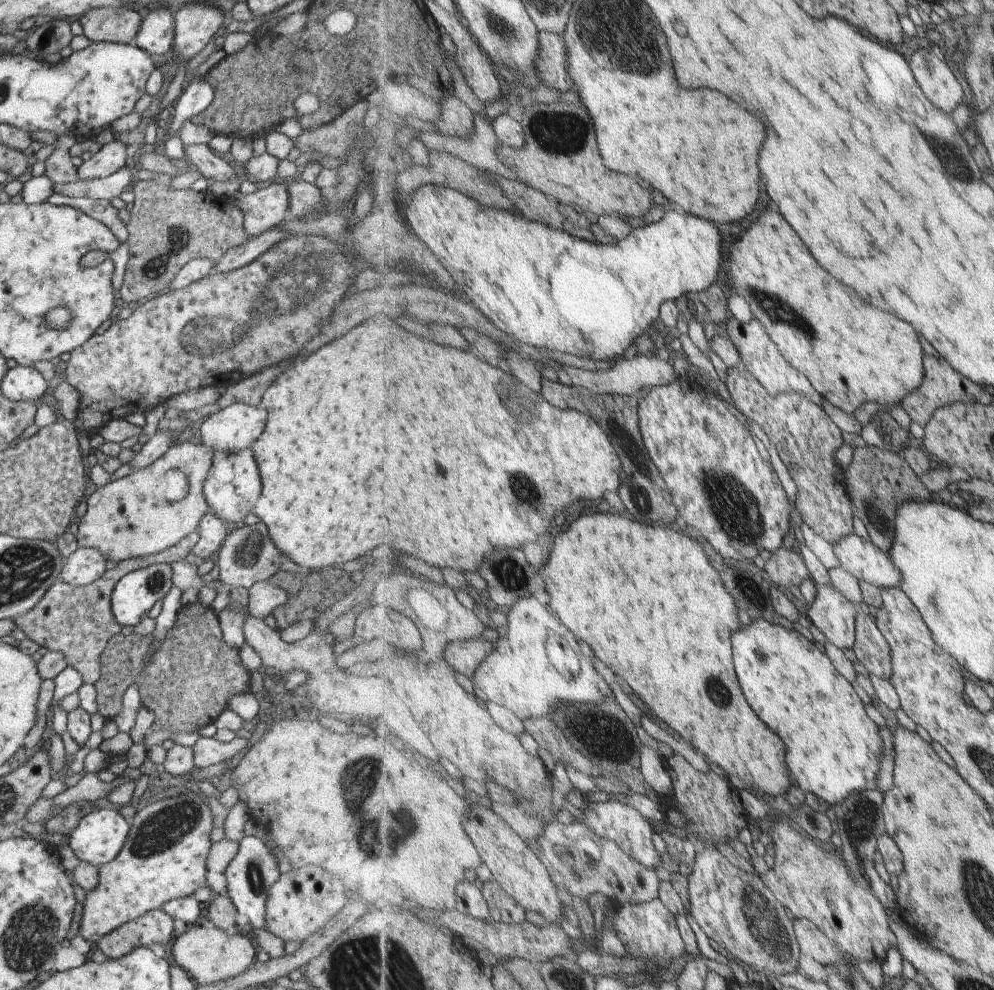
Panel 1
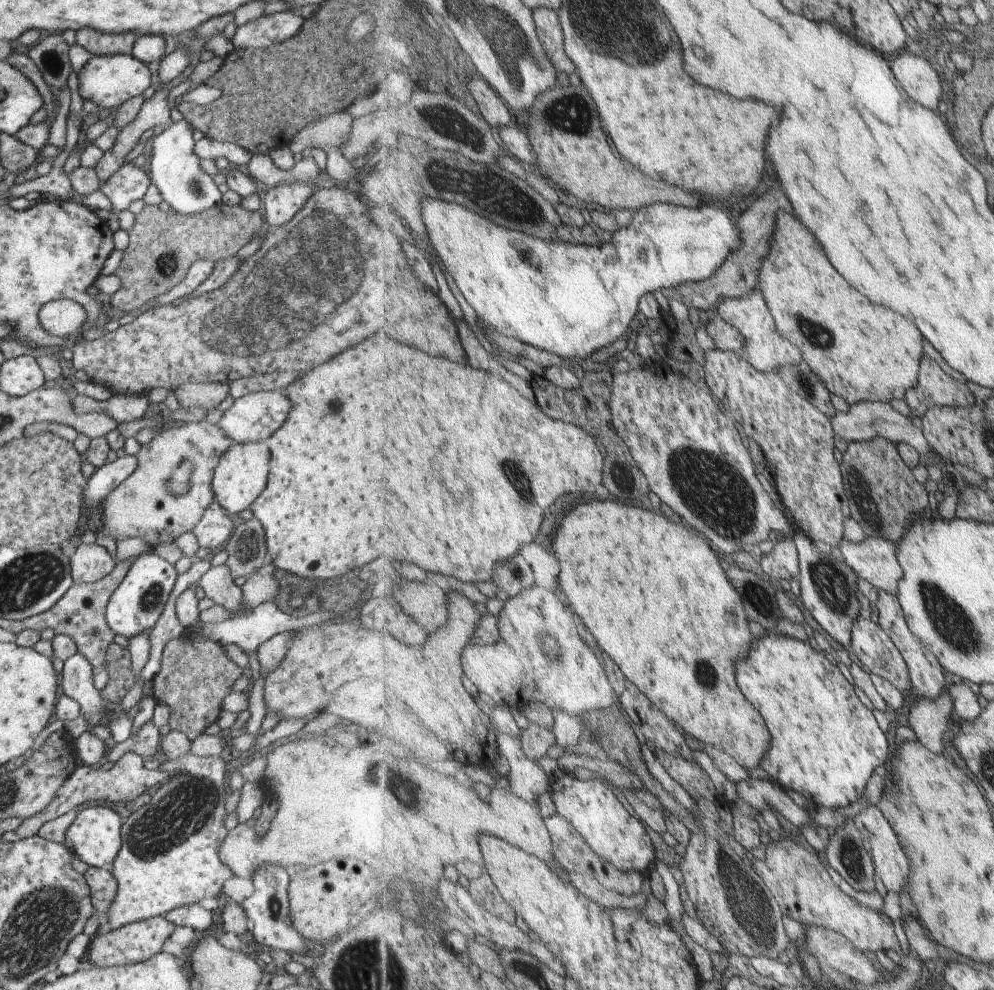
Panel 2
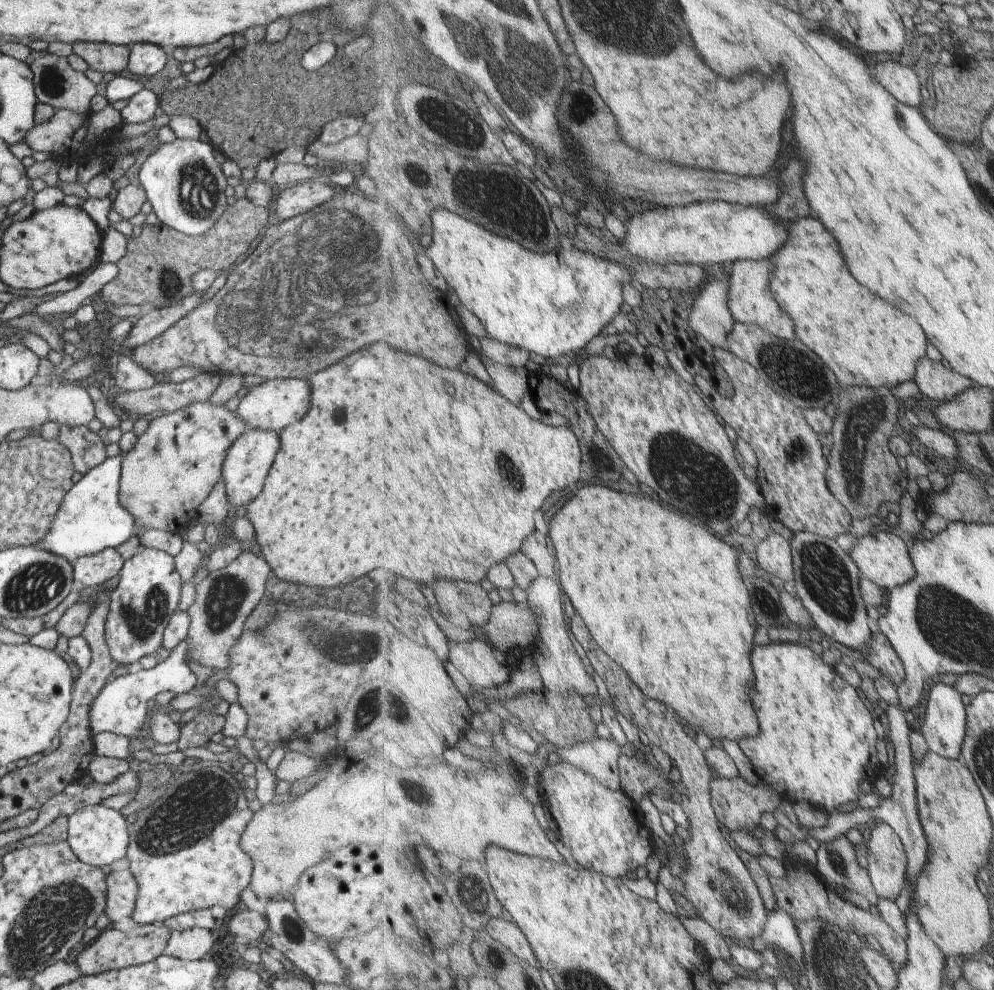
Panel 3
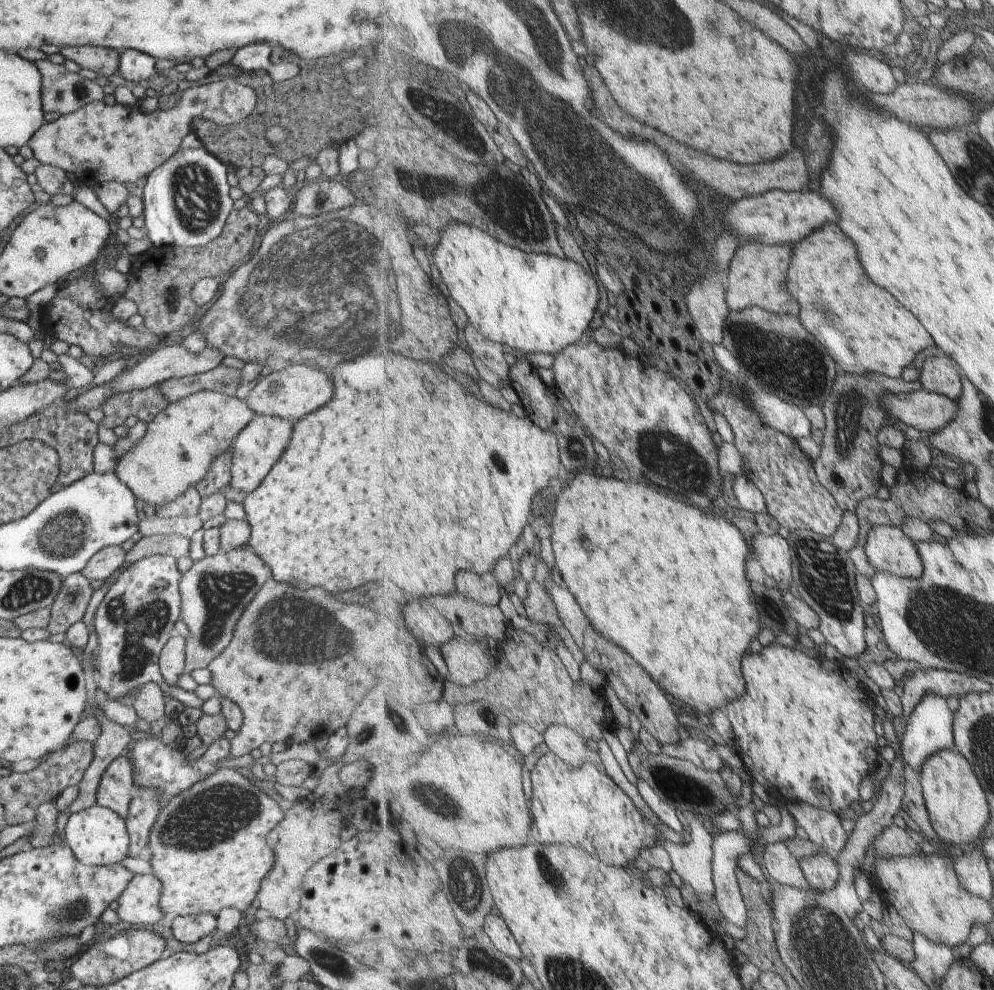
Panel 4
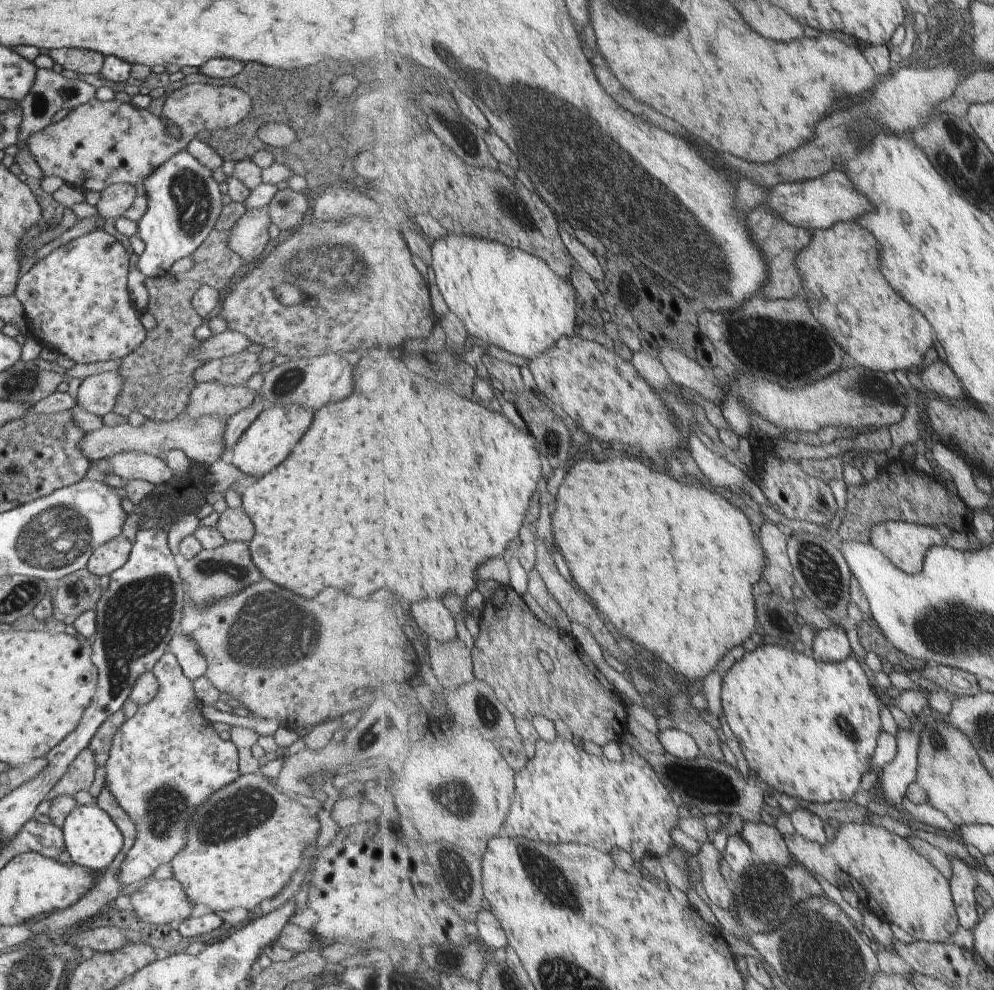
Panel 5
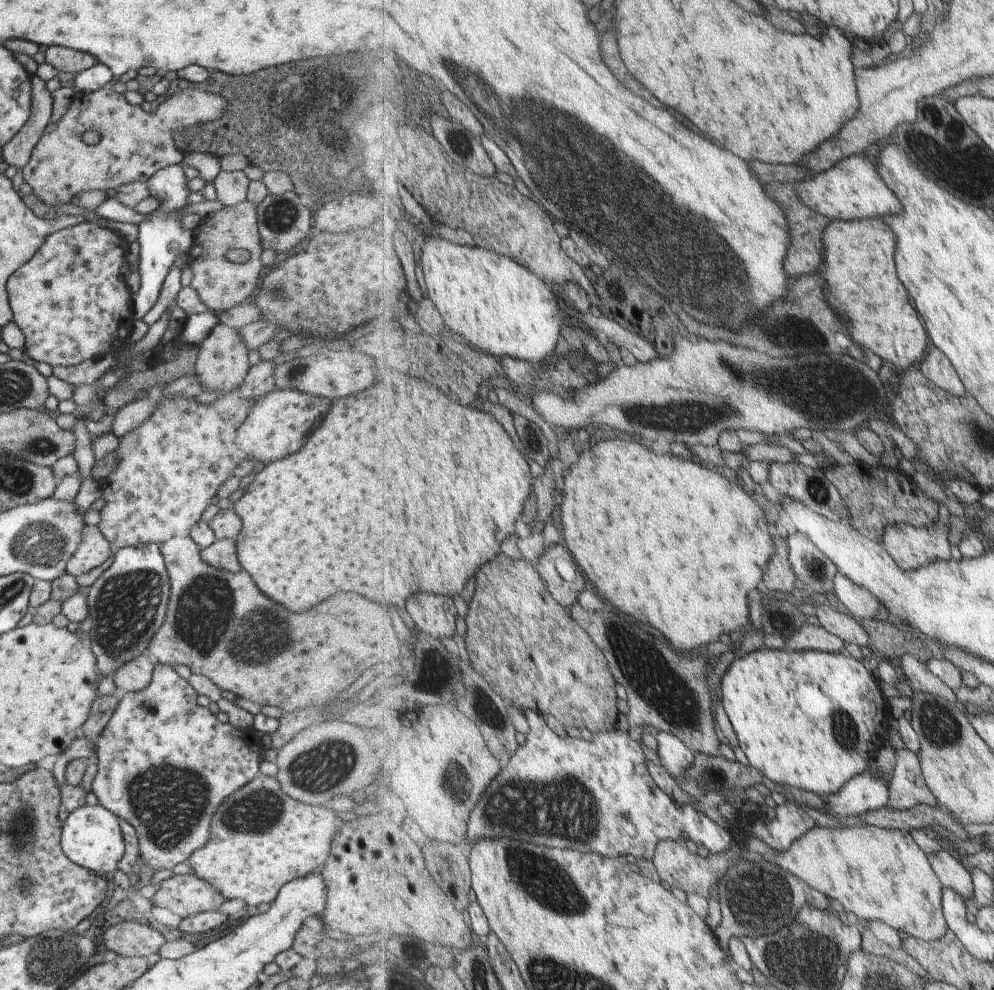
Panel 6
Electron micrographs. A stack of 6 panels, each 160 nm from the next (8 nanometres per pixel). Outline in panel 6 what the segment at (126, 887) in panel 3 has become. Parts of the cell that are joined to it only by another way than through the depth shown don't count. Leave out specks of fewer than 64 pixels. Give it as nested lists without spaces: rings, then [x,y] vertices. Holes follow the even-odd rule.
[[[191,873],[174,875],[158,884],[150,900],[152,907],[167,908],[182,918],[203,911],[215,911],[221,902],[227,900]]]

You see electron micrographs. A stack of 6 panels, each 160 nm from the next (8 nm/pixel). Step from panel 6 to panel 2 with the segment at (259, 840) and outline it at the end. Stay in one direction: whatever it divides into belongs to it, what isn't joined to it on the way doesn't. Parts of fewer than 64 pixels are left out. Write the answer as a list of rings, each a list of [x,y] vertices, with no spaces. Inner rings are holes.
[[[183,772],[171,777],[153,789],[149,802],[133,811],[120,826],[120,847],[109,872],[116,882],[114,899],[104,912],[110,930],[120,926],[164,915],[171,909],[199,903],[205,898],[215,898],[222,889],[223,881],[233,877],[218,857],[218,848],[226,836],[223,818],[225,792],[217,792],[211,782],[197,780]]]

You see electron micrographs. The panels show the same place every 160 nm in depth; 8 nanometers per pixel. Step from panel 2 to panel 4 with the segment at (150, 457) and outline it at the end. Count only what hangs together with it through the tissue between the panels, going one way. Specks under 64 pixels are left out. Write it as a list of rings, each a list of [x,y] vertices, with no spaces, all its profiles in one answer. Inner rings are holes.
[[[217,391],[194,392],[169,403],[155,414],[150,422],[146,423],[144,437],[118,456],[114,473],[133,493],[134,498],[139,500],[139,504],[149,504],[154,507],[173,502],[177,497],[195,488],[196,484],[206,477],[211,463],[232,446],[238,432],[250,422],[254,415],[243,400],[236,399],[234,396],[224,395]]]

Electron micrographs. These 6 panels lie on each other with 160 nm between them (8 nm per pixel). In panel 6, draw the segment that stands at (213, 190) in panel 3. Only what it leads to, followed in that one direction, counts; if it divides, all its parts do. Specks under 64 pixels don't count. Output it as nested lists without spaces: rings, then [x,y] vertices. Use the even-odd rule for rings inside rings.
[[[177,163],[159,169],[145,182],[148,196],[158,201],[158,205],[154,211],[148,214],[146,219],[137,224],[139,286],[135,292],[131,293],[134,310],[137,314],[151,310],[155,300],[157,300],[163,278],[173,264],[173,260],[181,253],[187,254],[192,243],[192,230],[184,228],[181,224],[181,218],[184,215],[181,210],[190,205],[187,201],[190,194],[189,188],[187,188],[188,179],[183,173],[182,166],[182,163]]]

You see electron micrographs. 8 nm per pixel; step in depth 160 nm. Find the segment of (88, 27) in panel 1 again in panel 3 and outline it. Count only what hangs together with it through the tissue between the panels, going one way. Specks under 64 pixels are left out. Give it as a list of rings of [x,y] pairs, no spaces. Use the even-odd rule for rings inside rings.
[[[73,42],[73,54],[85,60],[88,68],[105,74],[119,75],[128,65],[127,46],[113,46],[103,42]]]

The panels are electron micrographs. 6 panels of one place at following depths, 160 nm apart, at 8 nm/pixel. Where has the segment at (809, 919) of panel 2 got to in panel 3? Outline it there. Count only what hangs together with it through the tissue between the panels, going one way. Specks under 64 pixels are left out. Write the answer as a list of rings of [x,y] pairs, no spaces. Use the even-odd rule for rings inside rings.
[[[789,858],[783,864],[786,868],[786,877],[777,878],[769,874],[778,908],[786,910],[797,921],[822,921],[823,924],[836,925],[845,931],[855,932],[857,936],[873,936],[887,958],[897,964],[907,964],[909,951],[906,938],[887,924],[882,916],[871,914],[850,901],[842,900],[839,892],[829,886],[830,884],[821,876],[817,868],[808,865],[805,861]]]

